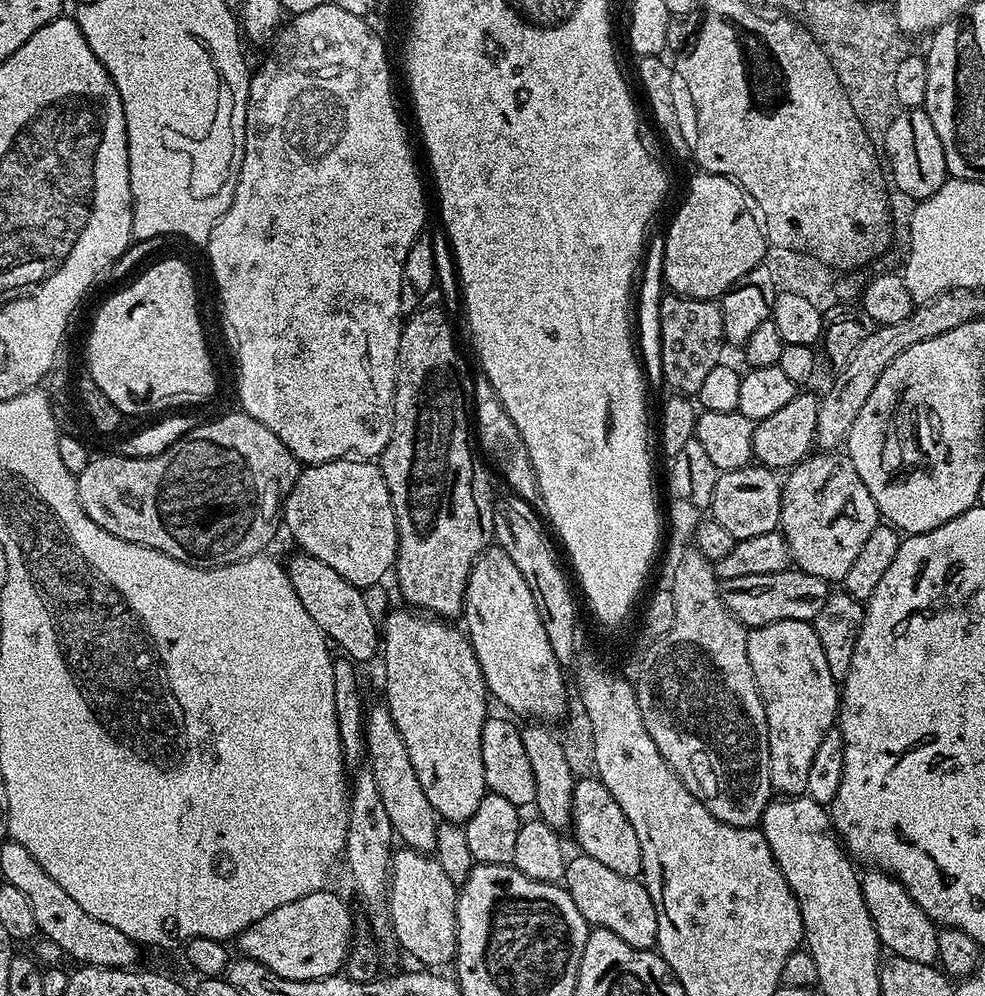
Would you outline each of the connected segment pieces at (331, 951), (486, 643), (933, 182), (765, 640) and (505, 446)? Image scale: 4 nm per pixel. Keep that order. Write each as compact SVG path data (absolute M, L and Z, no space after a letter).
M328 891L311 892L306 898L298 898L298 902L286 902L286 906L270 910L266 918L258 918L240 933L239 955L262 962L266 970L274 970L283 980L317 980L337 975L345 967L354 944L352 912L342 897Z
M490 546L487 550L480 554L480 557L476 559L476 565L472 568L472 572L468 575L468 585L466 586L466 594L464 595L464 610L462 613L462 621L464 620L463 627L466 629L466 635L470 643L472 643L472 649L474 650L474 654L478 658L478 662L482 666L482 674L484 675L484 681L486 682L486 686L488 687L489 693L493 697L496 696L498 699L501 700L502 703L505 704L506 707L509 708L512 712L517 712L520 716L528 716L524 718L531 718L533 721L536 722L553 722L552 720L556 720L565 715L569 709L569 701L570 701L570 694L568 694L567 690L564 689L564 672L565 669L560 665L558 662L558 658L554 658L554 650L550 650L550 638L546 638L546 630L542 630L542 618L538 618L538 606L536 605L536 599L534 598L534 594L530 590L530 586L526 586L526 578L522 578L522 570L518 570L518 566L514 566L514 558L510 558L510 554L506 554L506 550L502 550L498 546Z
M913 108L907 114L897 114L892 119L882 141L882 152L890 169L891 183L894 188L896 183L897 190L905 192L912 202L925 200L949 179L944 147L938 138L938 130L934 130L934 122L930 122L928 113L923 108Z
M783 620L748 629L746 654L766 710L770 782L781 797L805 795L810 764L827 732L837 723L840 688L830 674L822 642L807 620Z
M477 379L474 384L474 392L476 395L474 400L474 440L478 445L479 455L493 469L496 467L500 471L501 478L512 487L509 489L520 499L529 502L539 501L540 490L536 486L536 472L532 469L532 463L528 461L528 451L518 434L518 426L514 426L514 418L510 418L510 414L506 414L506 406L502 406L502 402L494 395L488 380Z

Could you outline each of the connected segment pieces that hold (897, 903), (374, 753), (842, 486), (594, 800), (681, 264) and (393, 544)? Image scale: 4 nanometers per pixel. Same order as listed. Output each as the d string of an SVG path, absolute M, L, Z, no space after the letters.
M871 869L861 875L861 888L875 932L879 936L881 945L891 955L907 958L912 962L922 962L923 965L937 961L937 925L910 898L909 892L896 879L880 869Z
M379 703L372 709L367 709L364 736L366 756L369 761L372 759L370 767L374 774L374 783L378 786L378 794L382 797L382 806L386 806L395 839L403 847L412 848L416 852L435 853L438 826L442 821L418 783L418 774L410 763L410 754L406 754L406 742L402 742L402 734L398 734L398 726L394 726L394 718L387 703Z
M824 450L809 455L783 477L780 490L779 531L788 543L791 563L799 571L829 582L843 581L846 570L862 550L862 542L870 538L882 520L870 490L854 470L851 455L842 453Z
M597 777L577 779L572 795L572 823L570 832L576 835L576 844L581 853L598 862L603 862L609 870L615 870L623 876L639 877L642 866L642 846L630 818L622 813L618 802Z
M703 170L697 171L697 173L697 176L688 184L688 193L685 194L684 201L680 204L680 209L673 214L672 221L668 224L668 233L662 237L664 246L664 282L667 291L677 296L685 296L686 298L694 298L695 300L716 300L732 289L742 277L750 274L750 270L763 265L764 257L767 256L770 245L764 235L764 229L761 221L758 219L757 213L754 211L753 205L750 203L744 189L736 183L733 177L719 176L713 172Z
M345 458L307 465L282 502L282 524L296 539L295 547L299 551L326 562L326 566L338 570L338 574L342 574L342 578L355 588L365 590L379 585L384 580L383 576L393 571L398 550L398 526L390 490L379 463L364 458Z

